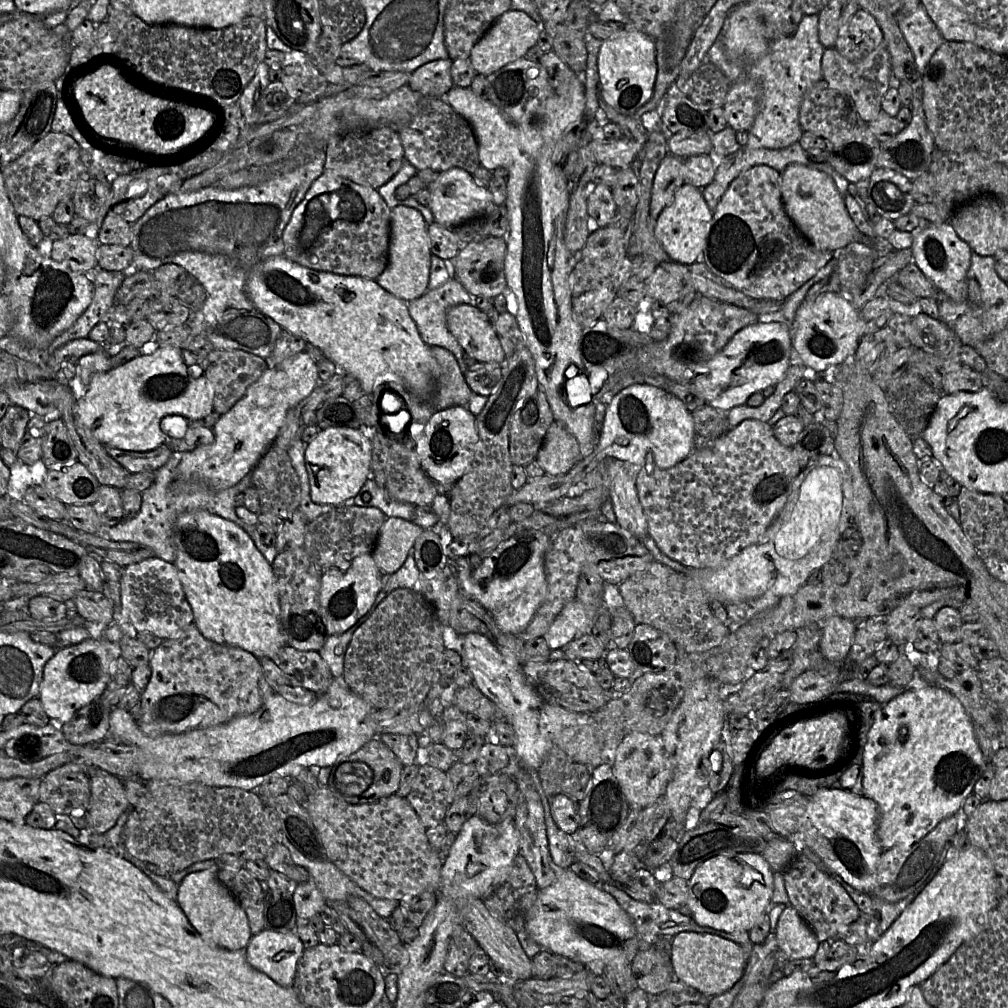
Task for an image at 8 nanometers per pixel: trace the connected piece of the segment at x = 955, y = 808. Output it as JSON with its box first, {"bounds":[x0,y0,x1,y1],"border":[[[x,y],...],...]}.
{"bounds":[862,685,987,850],"border":[[[929,685],[927,687],[921,688],[921,689],[906,689],[901,695],[891,699],[890,701],[886,702],[885,704],[881,705],[881,707],[875,712],[872,724],[870,726],[870,729],[868,731],[866,744],[864,746],[863,754],[862,754],[862,773],[863,773],[863,793],[866,797],[872,799],[878,806],[879,809],[879,821],[878,821],[878,827],[877,827],[877,836],[879,839],[879,842],[884,850],[889,850],[894,847],[911,847],[913,844],[921,840],[924,836],[926,836],[930,831],[932,831],[943,819],[957,814],[957,812],[961,809],[962,804],[964,801],[973,794],[974,785],[977,782],[977,780],[981,777],[983,771],[985,770],[987,766],[987,763],[985,762],[984,755],[978,745],[978,742],[975,737],[974,733],[974,727],[973,722],[965,710],[962,703],[959,701],[959,699],[954,696],[952,693],[947,691],[944,688]]]}

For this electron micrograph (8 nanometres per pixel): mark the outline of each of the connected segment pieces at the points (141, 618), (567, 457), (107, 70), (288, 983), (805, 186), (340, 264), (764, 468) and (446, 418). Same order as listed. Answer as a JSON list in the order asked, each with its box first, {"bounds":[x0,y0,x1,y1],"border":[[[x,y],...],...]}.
[{"bounds":[120,557,194,640],"border":[[[152,557],[126,566],[122,571],[120,588],[122,613],[136,631],[149,632],[165,640],[177,636],[194,621],[193,611],[172,563]]]},{"bounds":[537,421,580,475],"border":[[[554,421],[547,431],[537,460],[548,475],[568,473],[580,460],[577,439],[559,422]]]},{"bounds":[73,65,212,152],"border":[[[109,65],[77,79],[73,85],[73,94],[89,129],[108,141],[139,152],[173,152],[201,139],[212,129],[212,115],[208,111],[143,93],[127,83]]]},{"bounds":[245,929,305,987],"border":[[[263,929],[251,937],[245,955],[248,963],[283,987],[294,987],[297,964],[305,948],[296,931]]]},{"bounds":[781,164,863,251],"border":[[[792,164],[781,173],[781,194],[786,213],[798,230],[823,251],[840,251],[853,241],[863,241],[850,217],[844,197],[833,179],[819,170]]]},{"bounds":[283,170,391,280],"border":[[[325,170],[285,227],[283,255],[309,269],[376,280],[388,264],[390,220],[391,209],[377,189]]]},{"bounds":[636,420,802,569],"border":[[[746,420],[727,433],[698,445],[683,461],[668,469],[655,466],[652,458],[647,458],[636,477],[636,491],[648,524],[648,535],[655,541],[658,548],[669,558],[684,566],[698,569],[709,569],[721,566],[744,548],[757,543],[766,533],[770,524],[785,505],[791,486],[802,469],[791,448],[782,445],[774,435],[773,426],[758,420]]]},{"bounds":[413,406,477,485],"border":[[[465,406],[436,410],[413,441],[422,469],[436,485],[452,485],[467,472],[474,460],[477,443],[476,416]]]}]

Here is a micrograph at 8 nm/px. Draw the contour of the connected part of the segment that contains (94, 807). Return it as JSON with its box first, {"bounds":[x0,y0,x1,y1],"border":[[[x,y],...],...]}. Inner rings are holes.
{"bounds":[86,768,131,834],"border":[[[100,768],[86,770],[91,786],[86,829],[91,834],[104,834],[131,805],[122,779]]]}

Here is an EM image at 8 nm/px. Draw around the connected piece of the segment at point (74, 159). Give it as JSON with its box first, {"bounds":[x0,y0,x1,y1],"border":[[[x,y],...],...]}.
{"bounds":[2,131,85,221],"border":[[[53,131],[38,140],[16,160],[2,167],[7,194],[17,215],[23,215],[36,221],[51,216],[62,199],[72,197],[84,171],[85,165],[79,144],[71,136]]]}

